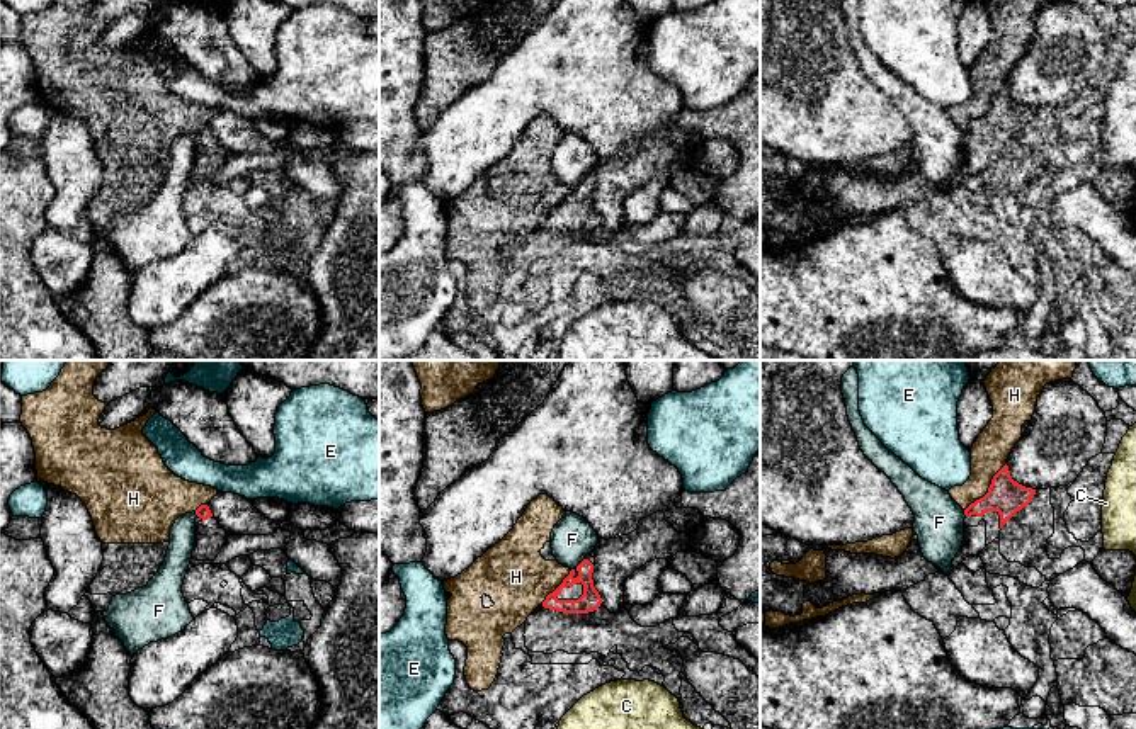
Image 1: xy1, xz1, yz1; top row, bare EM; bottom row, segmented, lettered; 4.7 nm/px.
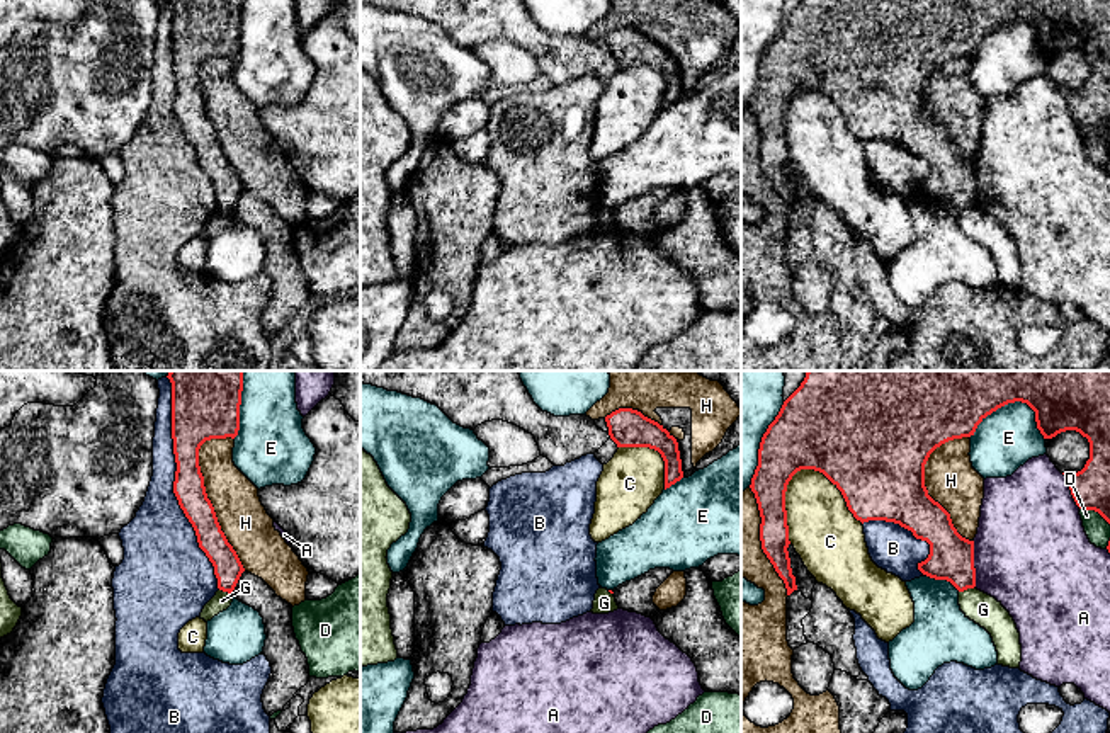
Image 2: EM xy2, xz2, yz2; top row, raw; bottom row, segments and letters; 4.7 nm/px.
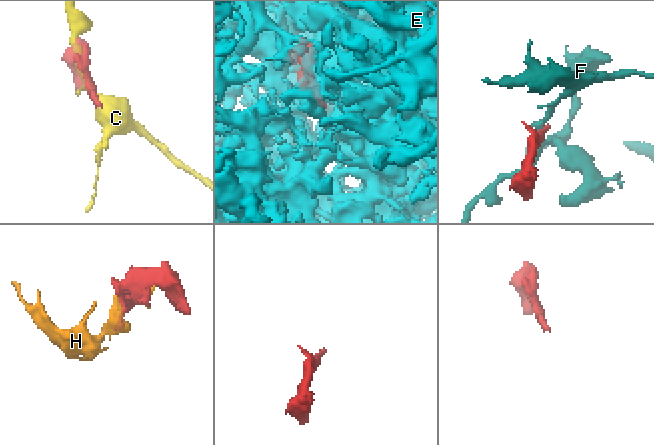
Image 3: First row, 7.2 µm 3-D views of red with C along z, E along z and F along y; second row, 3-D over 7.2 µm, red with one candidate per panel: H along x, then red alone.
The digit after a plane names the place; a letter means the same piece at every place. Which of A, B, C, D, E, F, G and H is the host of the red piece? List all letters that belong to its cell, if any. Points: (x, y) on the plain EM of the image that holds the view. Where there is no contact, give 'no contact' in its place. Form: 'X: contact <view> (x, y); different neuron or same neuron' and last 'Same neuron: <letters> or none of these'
A: contact yz2 (973, 182); different neuron
B: contact xy2 (174, 104); different neuron
C: contact yz2 (830, 99); different neuron
D: contact yz2 (1095, 130); different neuron
E: contact yz2 (1012, 21); different neuron
F: contact xz1 (580, 182); different neuron
G: contact yz2 (966, 208); different neuron
H: contact xy2 (211, 123); different neuron
Same neuron: none of these

